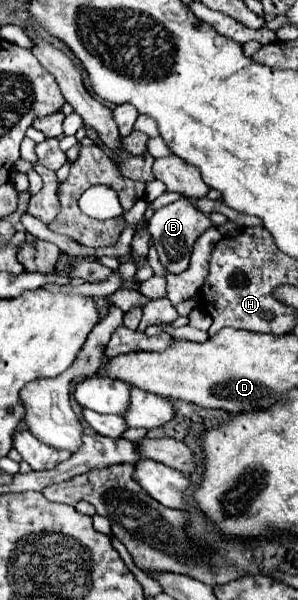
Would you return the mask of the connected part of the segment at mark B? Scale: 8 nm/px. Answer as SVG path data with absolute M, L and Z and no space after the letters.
M180 197L178 201L174 201L162 209L156 209L152 219L148 221L148 231L152 235L156 251L160 255L160 263L166 267L168 273L182 273L188 269L192 247L194 247L196 239L210 227L212 227L210 217L204 215L202 211L198 211L192 205L192 201L186 197Z

